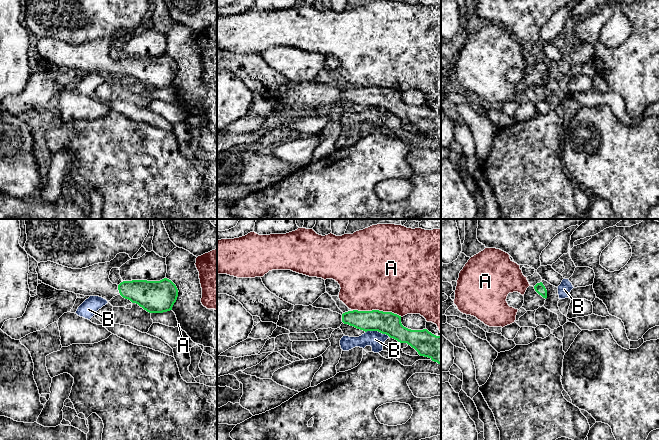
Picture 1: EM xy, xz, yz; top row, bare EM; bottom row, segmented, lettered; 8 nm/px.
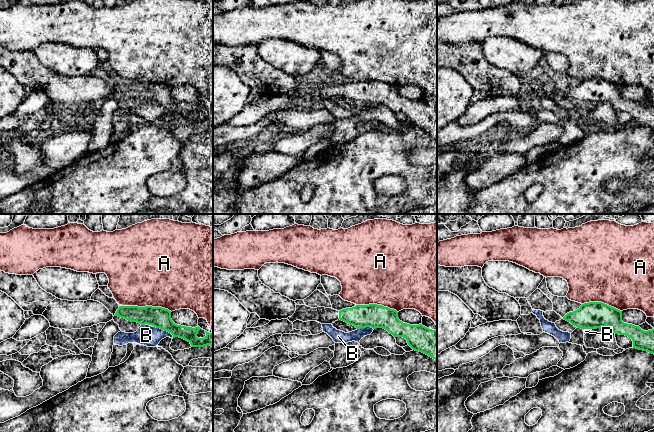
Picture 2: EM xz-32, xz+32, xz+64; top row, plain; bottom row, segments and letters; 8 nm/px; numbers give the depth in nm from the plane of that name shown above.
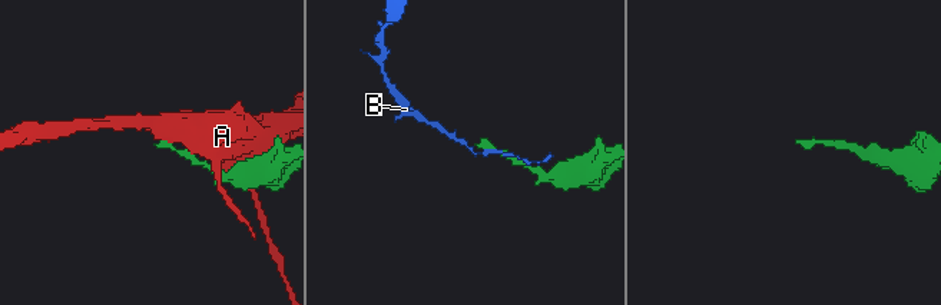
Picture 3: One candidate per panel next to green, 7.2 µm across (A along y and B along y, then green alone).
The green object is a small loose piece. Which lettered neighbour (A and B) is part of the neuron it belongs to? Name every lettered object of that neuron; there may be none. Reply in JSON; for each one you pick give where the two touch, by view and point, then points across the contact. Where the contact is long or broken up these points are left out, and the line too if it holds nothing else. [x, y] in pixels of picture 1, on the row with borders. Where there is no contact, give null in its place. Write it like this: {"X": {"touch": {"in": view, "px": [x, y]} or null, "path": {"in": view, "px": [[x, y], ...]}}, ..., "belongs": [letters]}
{"belongs": []}

